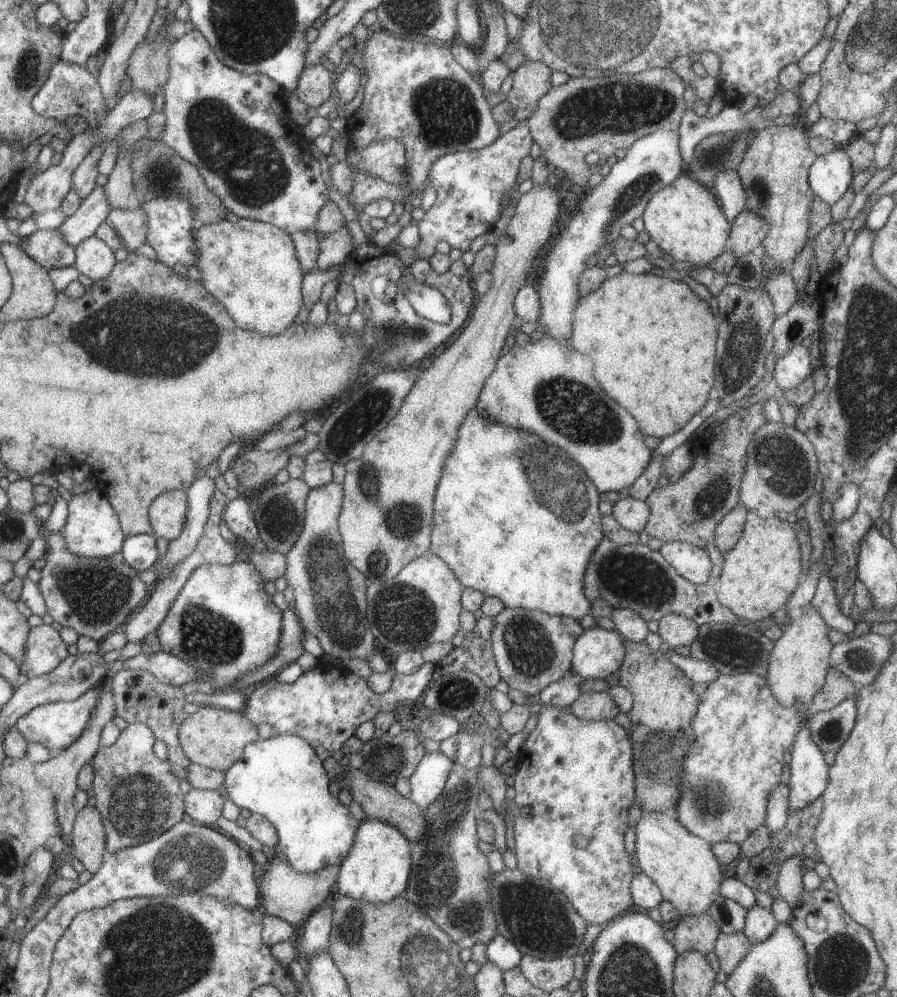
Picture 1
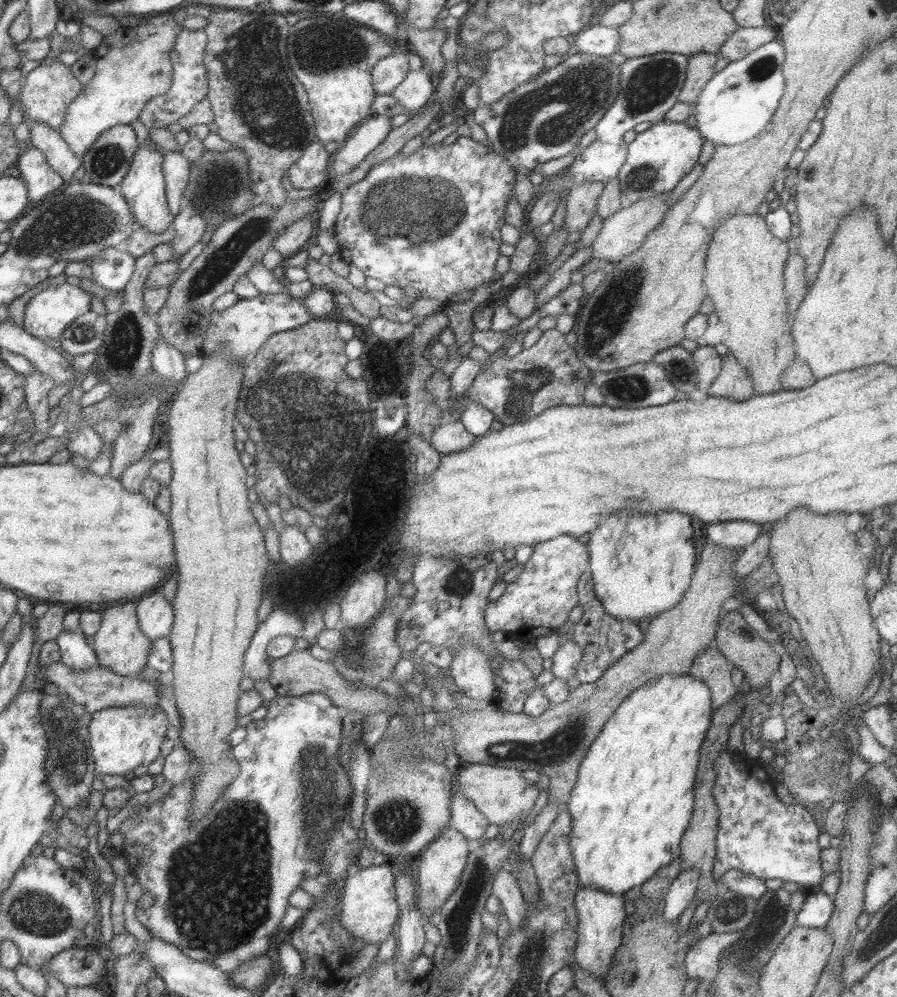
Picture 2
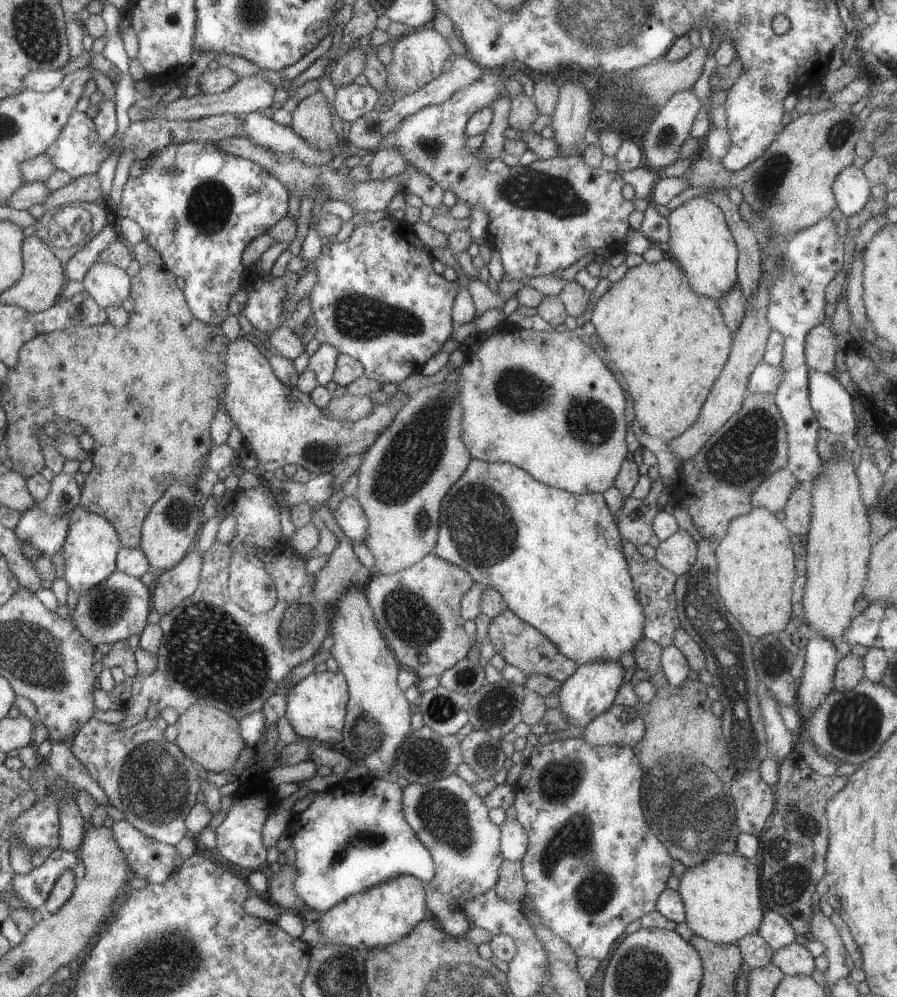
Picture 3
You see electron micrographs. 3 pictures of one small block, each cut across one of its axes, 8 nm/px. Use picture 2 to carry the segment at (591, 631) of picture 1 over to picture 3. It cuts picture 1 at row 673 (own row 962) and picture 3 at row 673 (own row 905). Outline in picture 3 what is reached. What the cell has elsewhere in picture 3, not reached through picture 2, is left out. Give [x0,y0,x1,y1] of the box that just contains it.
[558,661,624,729]

